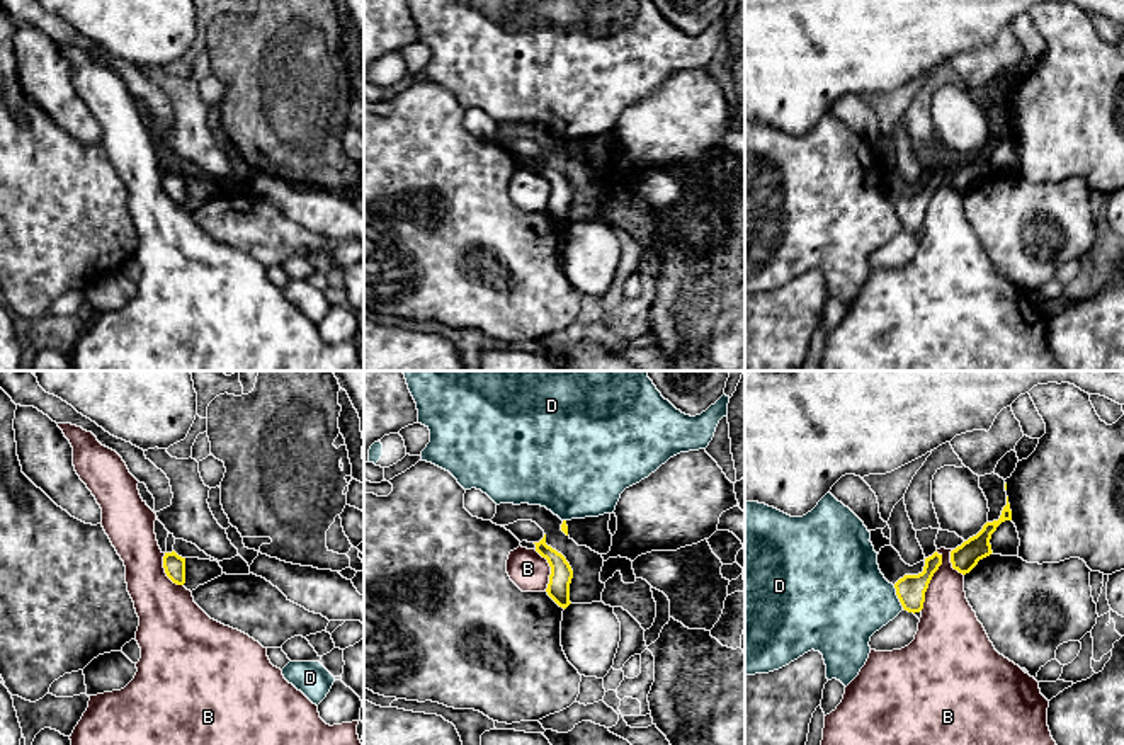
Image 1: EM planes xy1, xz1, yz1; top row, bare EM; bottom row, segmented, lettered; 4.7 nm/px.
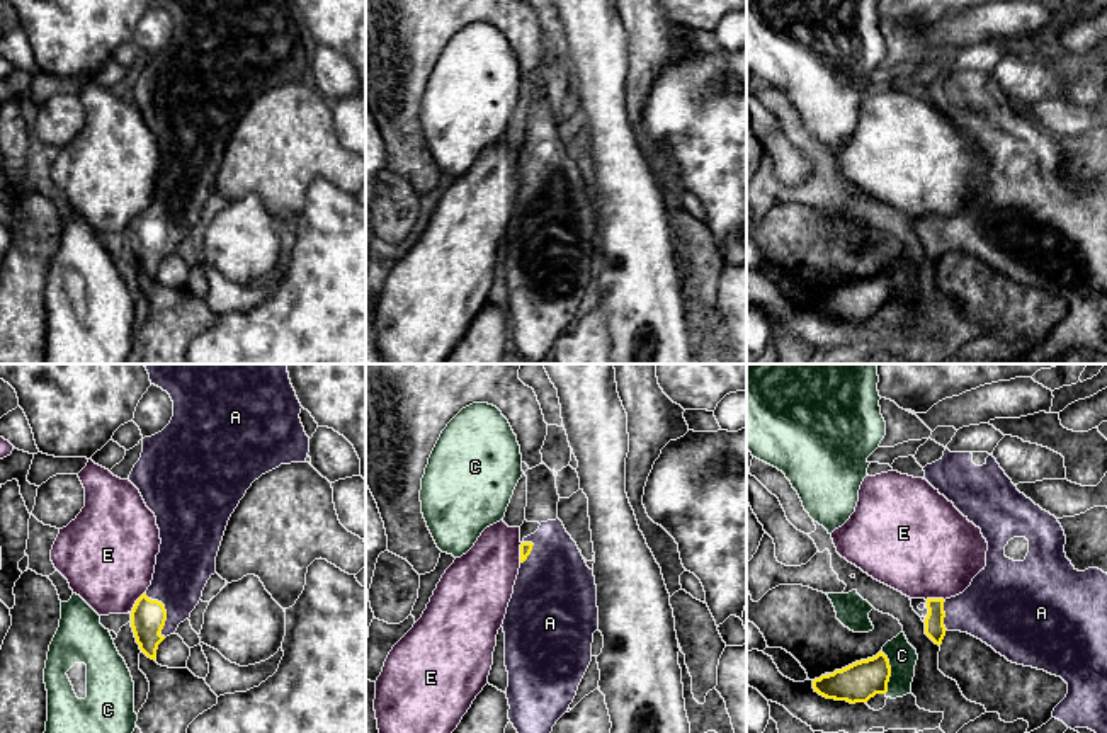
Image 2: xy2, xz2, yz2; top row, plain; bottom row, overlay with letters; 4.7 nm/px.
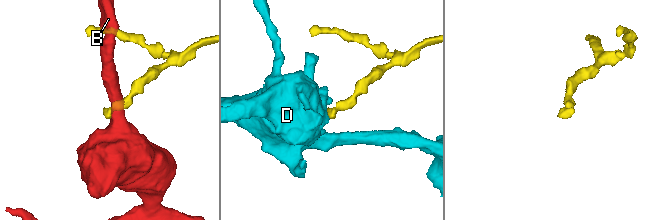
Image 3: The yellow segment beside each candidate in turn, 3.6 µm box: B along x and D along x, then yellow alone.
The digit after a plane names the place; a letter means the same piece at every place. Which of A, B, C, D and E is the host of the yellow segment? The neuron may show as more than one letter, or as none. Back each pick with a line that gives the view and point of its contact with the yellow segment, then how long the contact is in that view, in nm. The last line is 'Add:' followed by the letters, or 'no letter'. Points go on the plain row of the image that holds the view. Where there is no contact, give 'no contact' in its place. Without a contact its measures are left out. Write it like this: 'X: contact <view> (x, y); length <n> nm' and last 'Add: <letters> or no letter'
A: contact xy2 (165, 232); length 240 nm
Add: A

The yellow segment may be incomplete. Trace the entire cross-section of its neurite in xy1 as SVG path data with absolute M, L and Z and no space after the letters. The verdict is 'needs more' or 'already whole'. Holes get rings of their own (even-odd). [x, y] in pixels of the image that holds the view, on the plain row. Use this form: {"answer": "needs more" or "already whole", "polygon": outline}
{"answer": "already whole", "polygon": "M175 170L165 172L163 175L163 187L167 196L177 202L185 202L185 177L179 175Z"}

